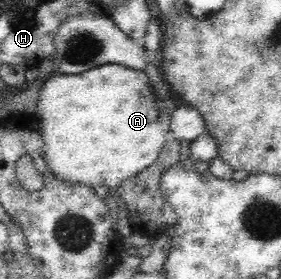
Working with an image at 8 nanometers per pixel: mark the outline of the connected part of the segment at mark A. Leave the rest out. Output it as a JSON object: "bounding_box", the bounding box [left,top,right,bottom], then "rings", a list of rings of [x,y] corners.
{"bounding_box":[33,63,171,193],"rings":[[[106,63],[80,74],[55,72],[48,78],[50,80],[43,80],[33,112],[40,119],[46,166],[58,179],[92,188],[105,184],[114,193],[121,182],[136,176],[158,158],[164,143],[171,136],[171,116],[144,71],[121,64]]]}

